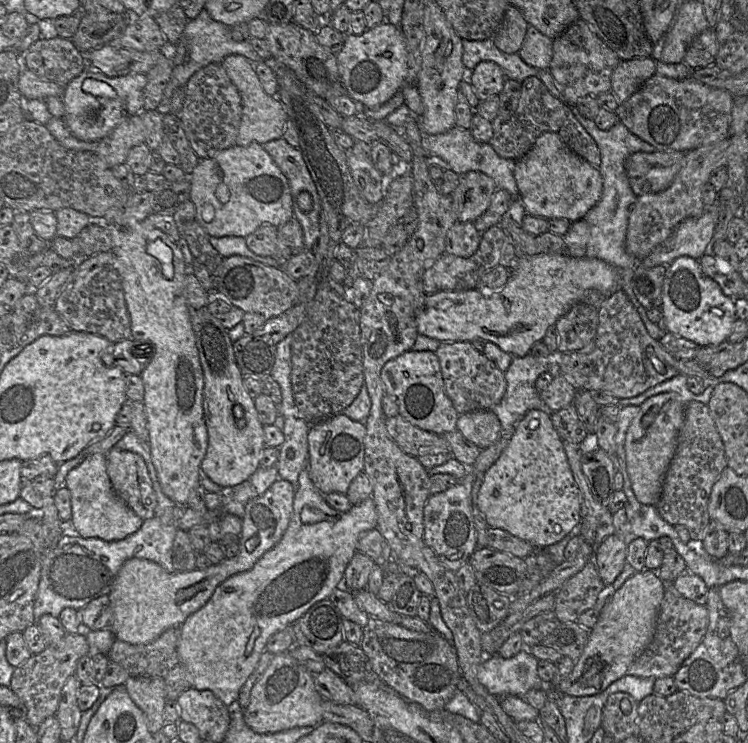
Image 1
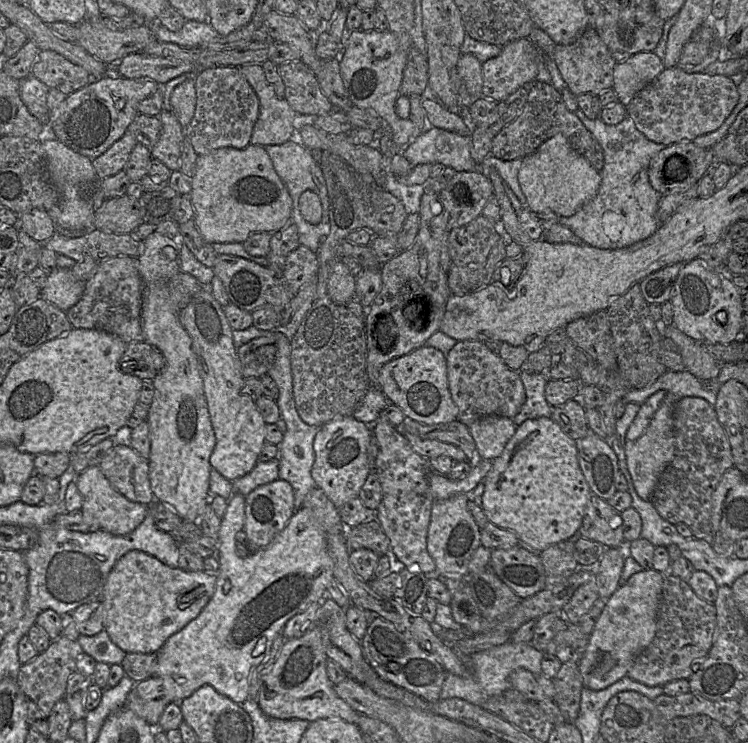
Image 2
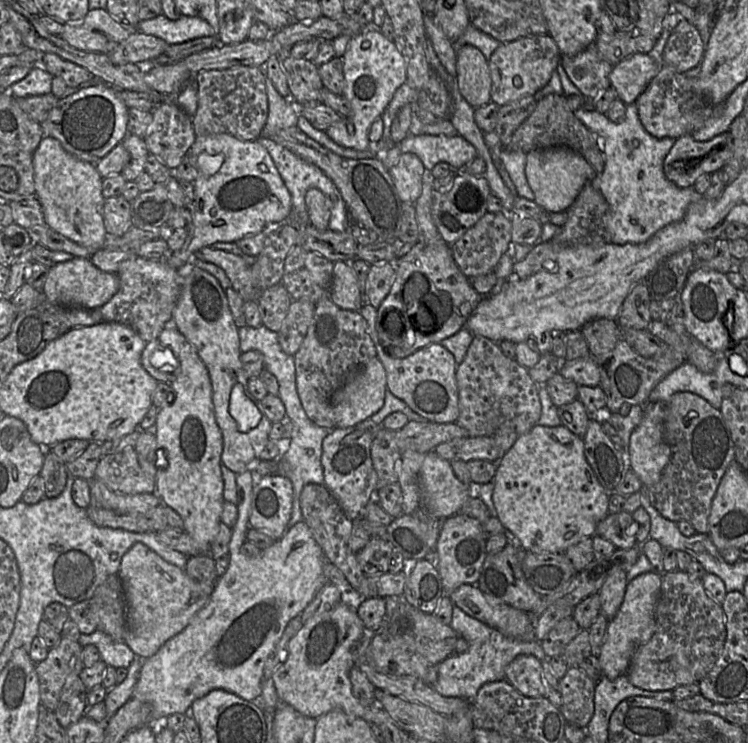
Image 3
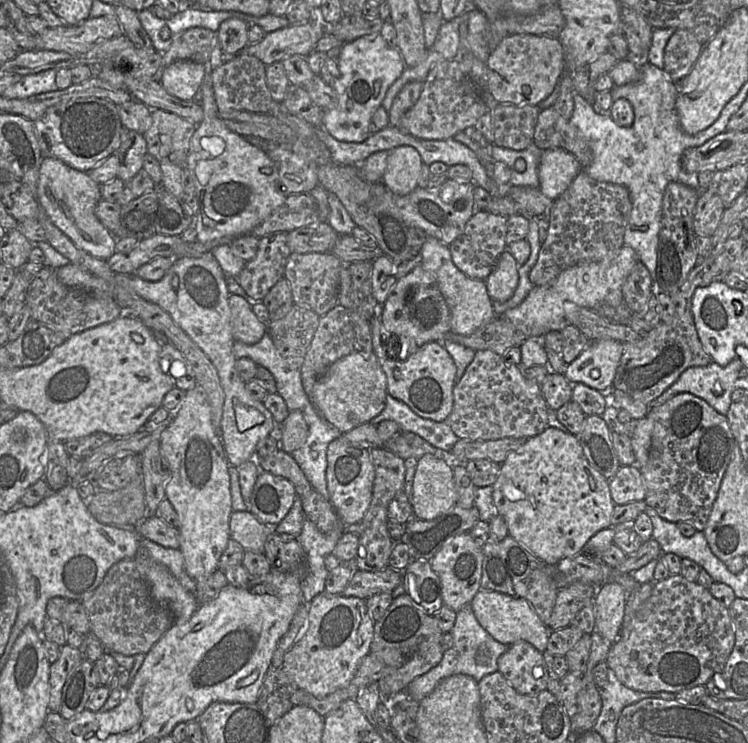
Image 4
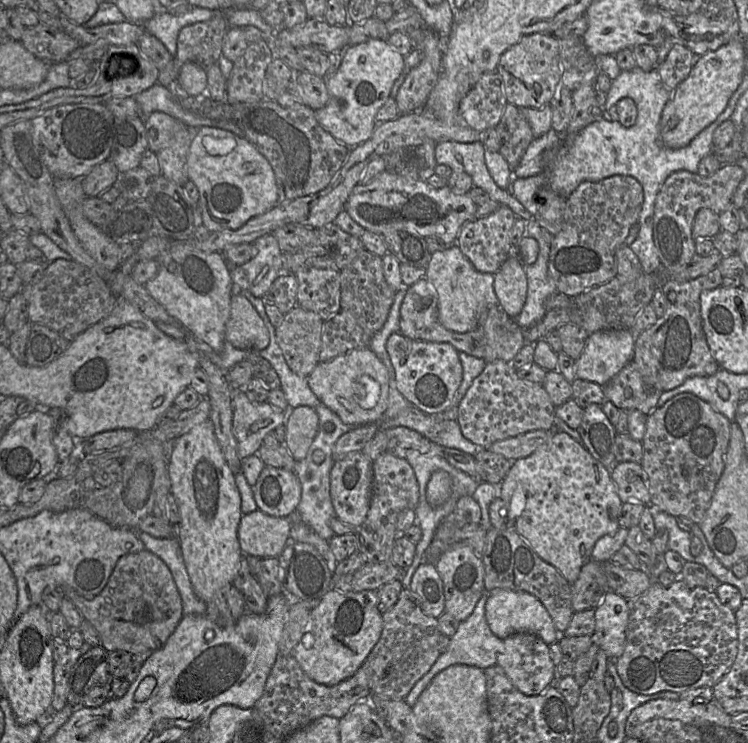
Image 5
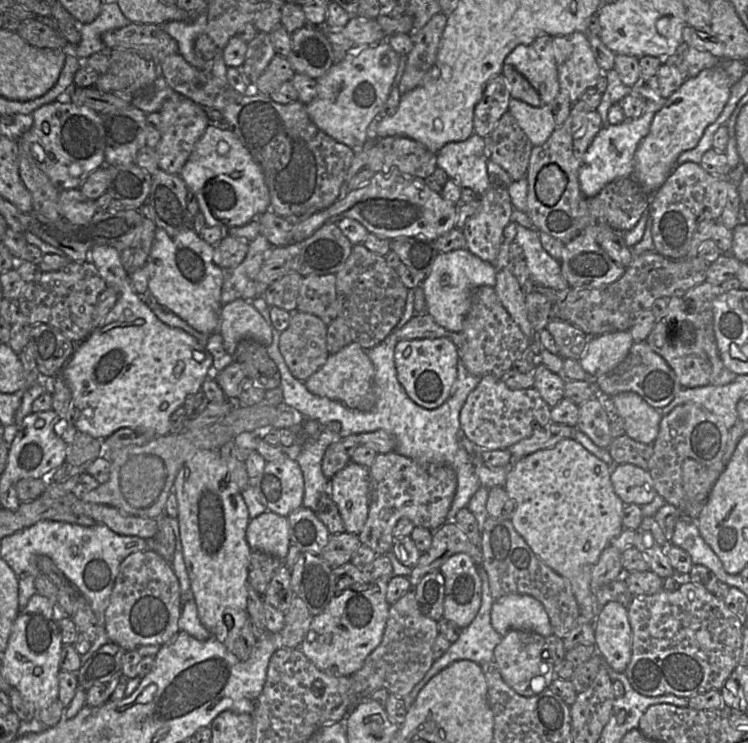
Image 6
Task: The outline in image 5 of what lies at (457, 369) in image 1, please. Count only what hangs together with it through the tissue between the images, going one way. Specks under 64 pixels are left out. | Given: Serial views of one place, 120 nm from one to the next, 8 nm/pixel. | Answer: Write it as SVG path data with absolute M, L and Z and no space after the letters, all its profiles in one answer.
M507 362L485 364L458 405L457 423L462 435L480 448L529 431L554 429L555 406L540 383L520 379Z

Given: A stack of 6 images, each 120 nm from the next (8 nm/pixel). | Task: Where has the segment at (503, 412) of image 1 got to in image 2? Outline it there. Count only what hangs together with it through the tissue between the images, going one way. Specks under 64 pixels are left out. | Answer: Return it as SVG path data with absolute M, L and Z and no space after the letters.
M524 370L519 371L523 382L526 400L518 414L512 420L516 426L528 419L540 417L551 417L551 408L545 398L545 386L549 377L547 373L528 373Z

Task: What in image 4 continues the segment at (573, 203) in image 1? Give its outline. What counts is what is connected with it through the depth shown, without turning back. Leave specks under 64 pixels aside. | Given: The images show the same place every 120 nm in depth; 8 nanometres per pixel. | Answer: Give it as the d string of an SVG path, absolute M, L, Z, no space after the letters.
M546 149L538 167L539 189L546 197L555 200L581 171L582 166L574 155L562 149Z

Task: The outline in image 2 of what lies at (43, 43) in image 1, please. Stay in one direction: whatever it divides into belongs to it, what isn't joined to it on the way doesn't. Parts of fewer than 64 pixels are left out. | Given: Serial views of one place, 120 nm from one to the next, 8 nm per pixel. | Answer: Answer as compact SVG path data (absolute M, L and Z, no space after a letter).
M40 50L31 74L48 88L56 88L69 95L88 84L89 73L51 50Z

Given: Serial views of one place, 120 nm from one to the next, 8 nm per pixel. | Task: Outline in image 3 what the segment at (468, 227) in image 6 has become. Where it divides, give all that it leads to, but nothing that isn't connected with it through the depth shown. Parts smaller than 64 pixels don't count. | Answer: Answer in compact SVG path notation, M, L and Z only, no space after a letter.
M501 211L485 213L456 242L450 245L451 253L460 271L467 278L485 275L495 270L500 257L511 241L511 222Z

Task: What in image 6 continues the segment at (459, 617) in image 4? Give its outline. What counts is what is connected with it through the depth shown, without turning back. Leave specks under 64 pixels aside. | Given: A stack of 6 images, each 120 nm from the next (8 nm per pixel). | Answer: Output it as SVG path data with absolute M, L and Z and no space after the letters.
M483 566L479 567L479 574L482 579L482 599L476 617L467 627L462 629L459 638L451 644L450 648L444 653L444 655L435 660L424 678L415 685L408 695L403 697L407 711L416 700L421 689L430 681L430 679L453 662L459 660L471 660L482 666L484 663L494 661L494 650L496 646L502 641L503 636L500 635L491 624L491 608L495 600L491 595L488 577L486 572L483 570Z

